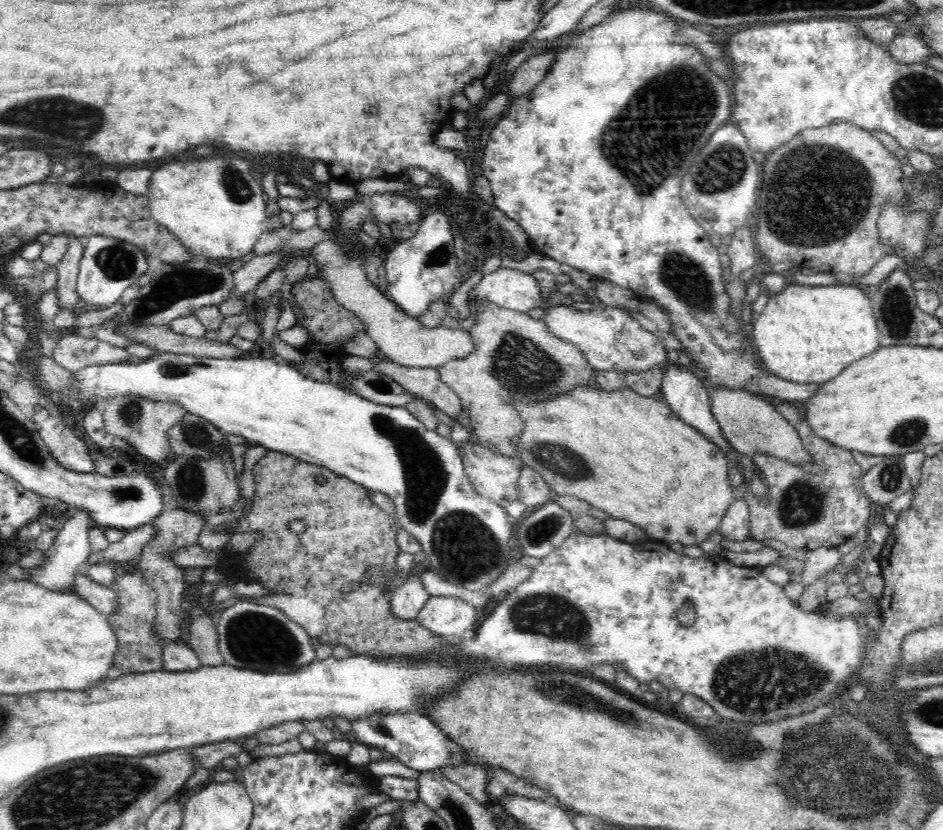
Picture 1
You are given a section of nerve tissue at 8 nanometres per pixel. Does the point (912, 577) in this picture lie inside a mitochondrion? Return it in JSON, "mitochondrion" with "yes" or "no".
{"mitochondrion":"no"}

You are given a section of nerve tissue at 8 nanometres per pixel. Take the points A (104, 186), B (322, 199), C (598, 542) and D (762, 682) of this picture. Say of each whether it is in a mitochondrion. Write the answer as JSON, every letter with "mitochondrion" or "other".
{"A":"other","B":"other","C":"other","D":"mitochondrion"}

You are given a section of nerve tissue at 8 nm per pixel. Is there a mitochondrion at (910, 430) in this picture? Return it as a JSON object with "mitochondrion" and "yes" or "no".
{"mitochondrion":"yes"}

